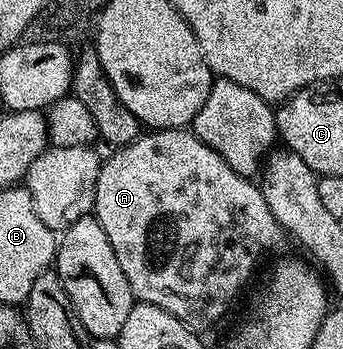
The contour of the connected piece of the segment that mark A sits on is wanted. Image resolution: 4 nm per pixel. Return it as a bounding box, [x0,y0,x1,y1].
[93,128,283,326]

